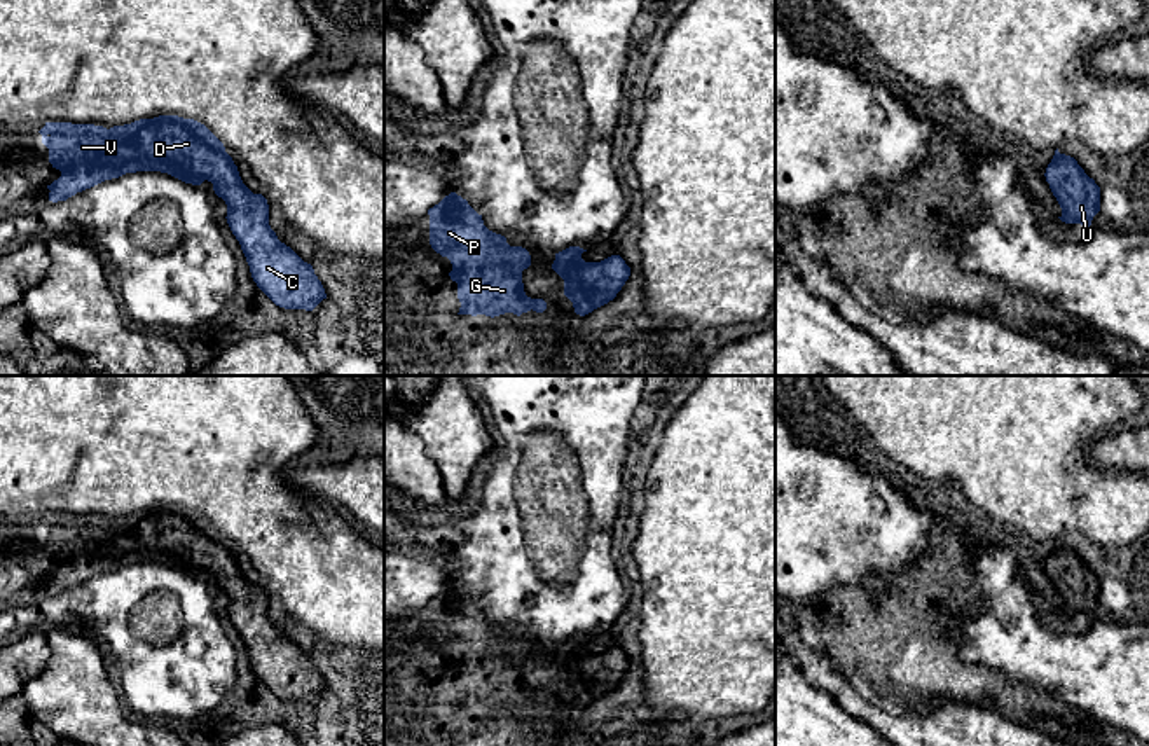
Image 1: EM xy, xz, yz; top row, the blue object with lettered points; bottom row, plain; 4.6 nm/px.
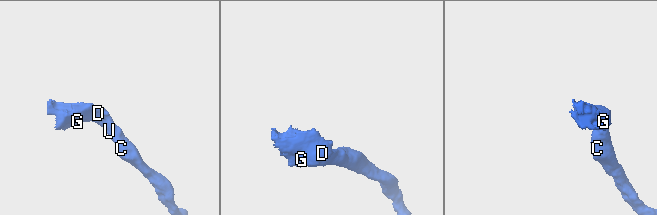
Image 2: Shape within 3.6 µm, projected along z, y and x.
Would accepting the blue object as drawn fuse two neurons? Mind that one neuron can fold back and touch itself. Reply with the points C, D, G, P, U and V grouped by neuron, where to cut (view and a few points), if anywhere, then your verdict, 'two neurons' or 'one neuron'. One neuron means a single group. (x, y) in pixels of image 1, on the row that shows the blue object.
groups C D G P U V; cut none; one neuron

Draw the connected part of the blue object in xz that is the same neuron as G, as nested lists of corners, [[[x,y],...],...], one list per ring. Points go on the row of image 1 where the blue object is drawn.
[[[451,192],[428,215],[430,245],[452,264],[449,276],[458,283],[458,314],[494,318],[547,309],[543,299],[524,292],[522,271],[531,266],[529,252],[489,231],[466,199]]]

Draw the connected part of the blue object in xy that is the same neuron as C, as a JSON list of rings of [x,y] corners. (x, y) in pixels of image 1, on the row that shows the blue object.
[[[159,115],[110,129],[94,124],[45,122],[38,133],[49,149],[49,162],[61,171],[61,176],[47,185],[49,201],[66,201],[105,180],[136,171],[161,171],[192,185],[208,180],[213,183],[215,194],[227,204],[227,224],[241,245],[257,287],[285,309],[313,311],[327,299],[313,266],[281,243],[271,229],[267,199],[262,194],[253,194],[243,183],[224,143],[204,124],[178,115]]]

